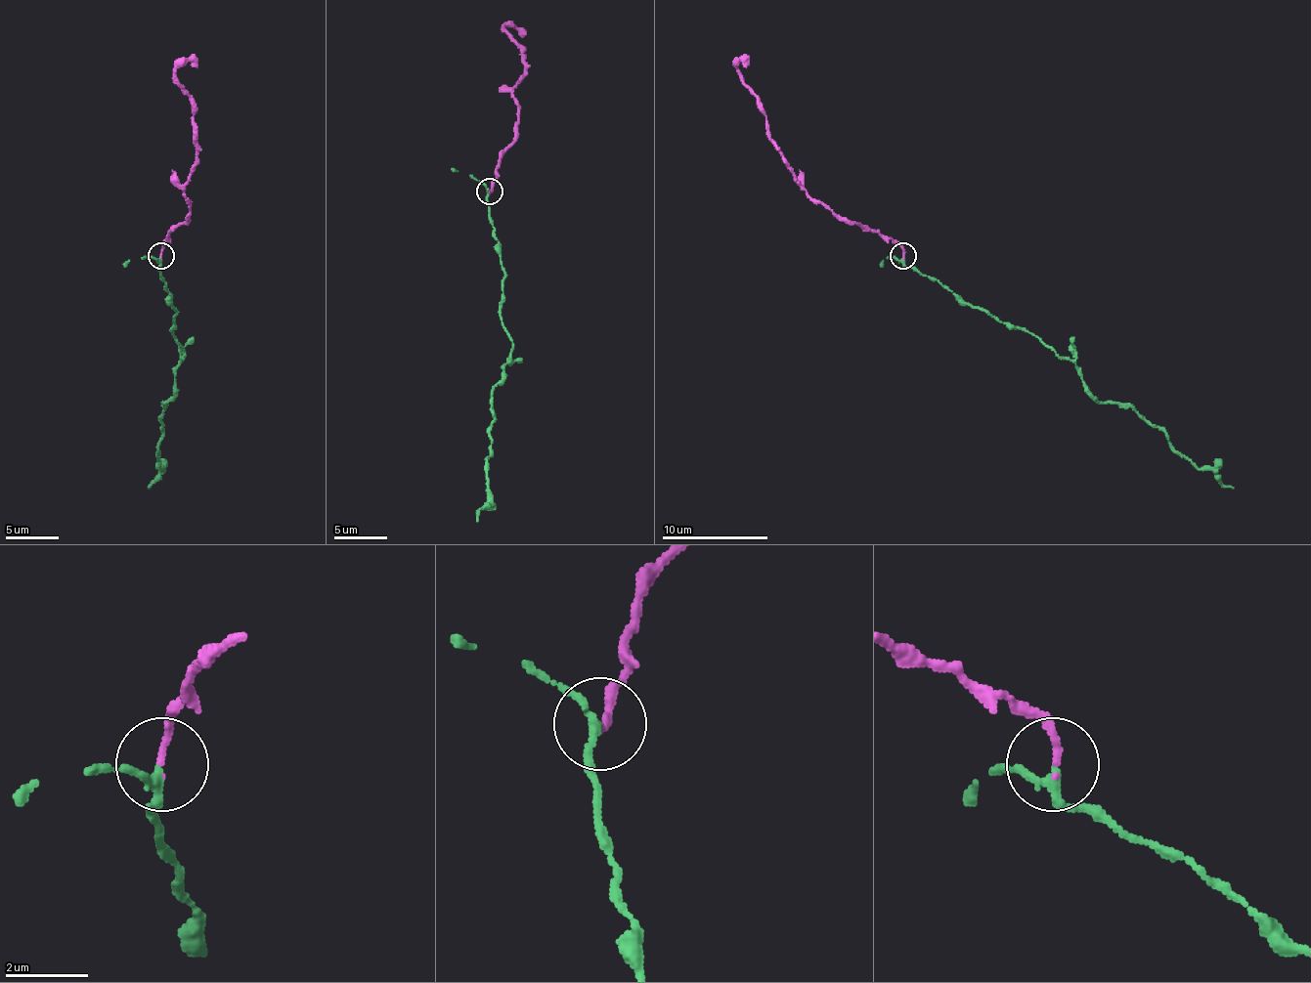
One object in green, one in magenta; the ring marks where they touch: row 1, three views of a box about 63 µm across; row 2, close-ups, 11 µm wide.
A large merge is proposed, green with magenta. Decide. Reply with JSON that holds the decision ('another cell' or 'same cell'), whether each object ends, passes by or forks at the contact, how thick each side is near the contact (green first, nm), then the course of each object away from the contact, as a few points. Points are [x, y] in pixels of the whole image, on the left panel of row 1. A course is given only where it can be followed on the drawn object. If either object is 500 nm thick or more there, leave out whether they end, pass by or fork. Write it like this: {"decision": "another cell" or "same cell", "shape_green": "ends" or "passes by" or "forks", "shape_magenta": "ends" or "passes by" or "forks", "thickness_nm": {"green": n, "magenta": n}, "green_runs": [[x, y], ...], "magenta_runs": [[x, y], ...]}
{"decision": "same cell", "shape_green": "passes by", "shape_magenta": "ends", "thickness_nm": {"green": 190, "magenta": 170}, "green_runs": [[162, 257], [175, 313], [172, 333], [183, 358], [175, 395], [164, 403], [159, 469], [149, 488]], "magenta_runs": [[162, 257], [162, 243], [186, 222], [186, 183], [196, 161], [194, 103], [175, 81], [189, 61], [196, 68]]}

